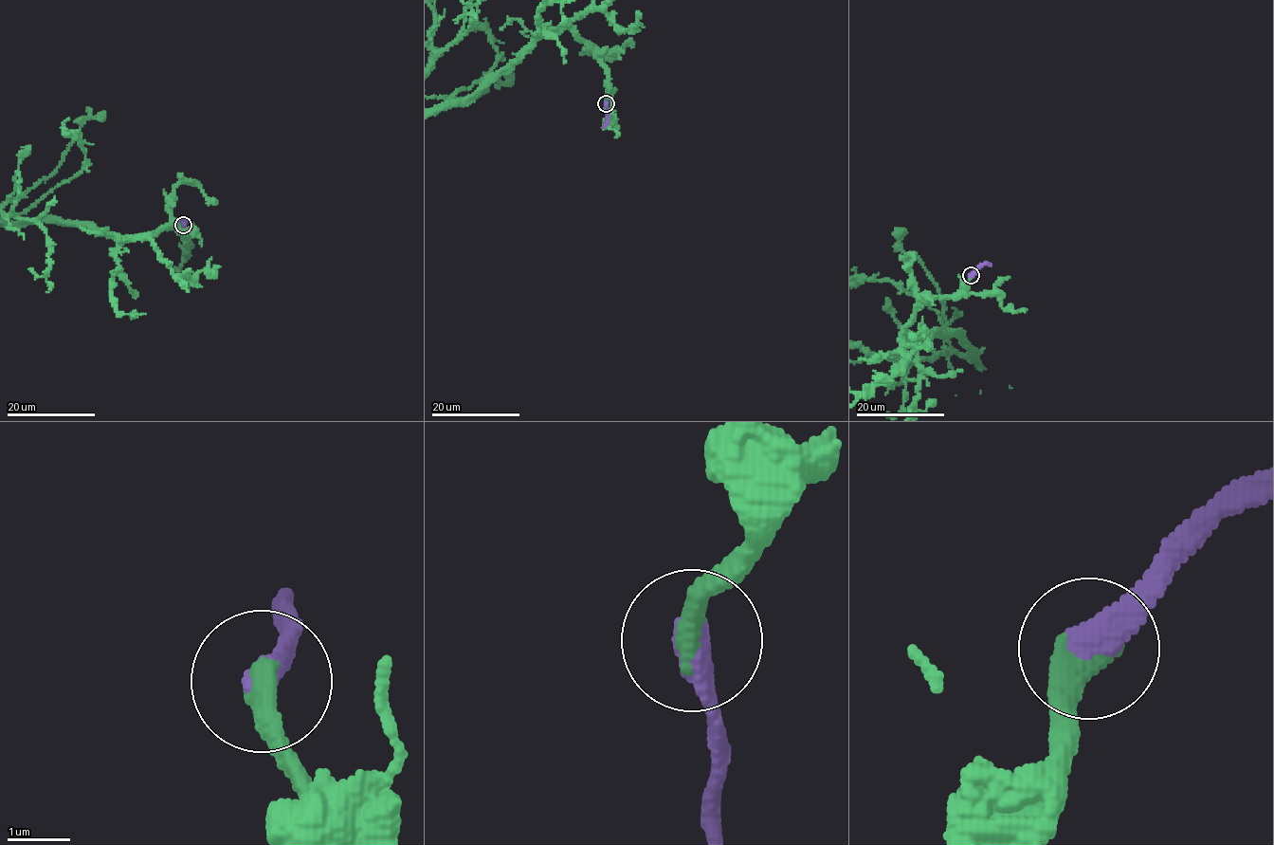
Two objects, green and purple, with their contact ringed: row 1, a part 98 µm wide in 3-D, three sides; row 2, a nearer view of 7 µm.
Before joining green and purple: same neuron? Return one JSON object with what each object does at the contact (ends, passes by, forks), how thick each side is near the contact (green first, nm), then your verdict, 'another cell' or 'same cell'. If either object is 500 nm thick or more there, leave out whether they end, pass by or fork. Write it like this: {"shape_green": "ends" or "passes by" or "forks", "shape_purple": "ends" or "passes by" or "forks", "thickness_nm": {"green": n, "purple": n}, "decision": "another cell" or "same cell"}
{"shape_green": "ends", "shape_purple": "ends", "thickness_nm": {"green": 480, "purple": 480}, "decision": "same cell"}

